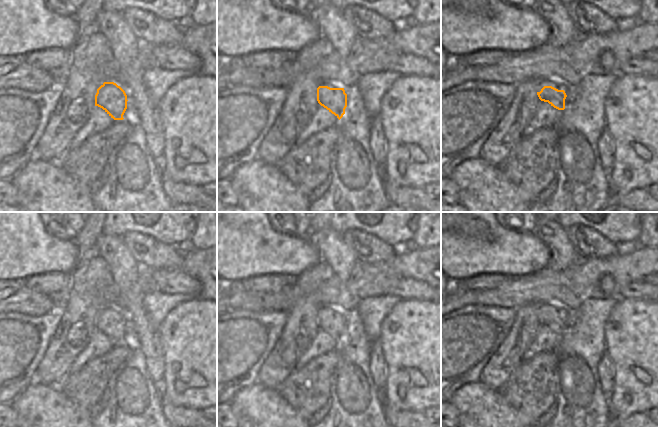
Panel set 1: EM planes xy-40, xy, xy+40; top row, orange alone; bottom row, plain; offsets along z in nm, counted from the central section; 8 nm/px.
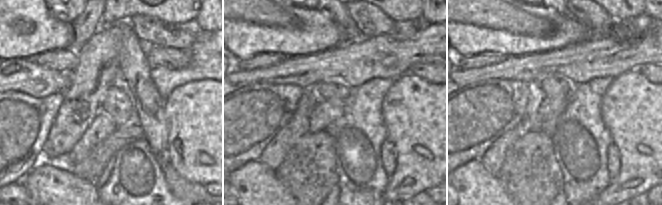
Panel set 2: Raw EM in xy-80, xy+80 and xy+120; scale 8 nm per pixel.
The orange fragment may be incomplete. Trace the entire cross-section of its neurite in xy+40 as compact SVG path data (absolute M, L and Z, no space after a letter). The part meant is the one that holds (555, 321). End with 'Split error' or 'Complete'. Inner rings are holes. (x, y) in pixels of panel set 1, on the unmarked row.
M537 304L535 311L539 323L558 334L564 334L565 329L570 328L576 318L575 310L560 304Z. Split error

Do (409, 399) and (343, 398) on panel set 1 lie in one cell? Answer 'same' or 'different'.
different

